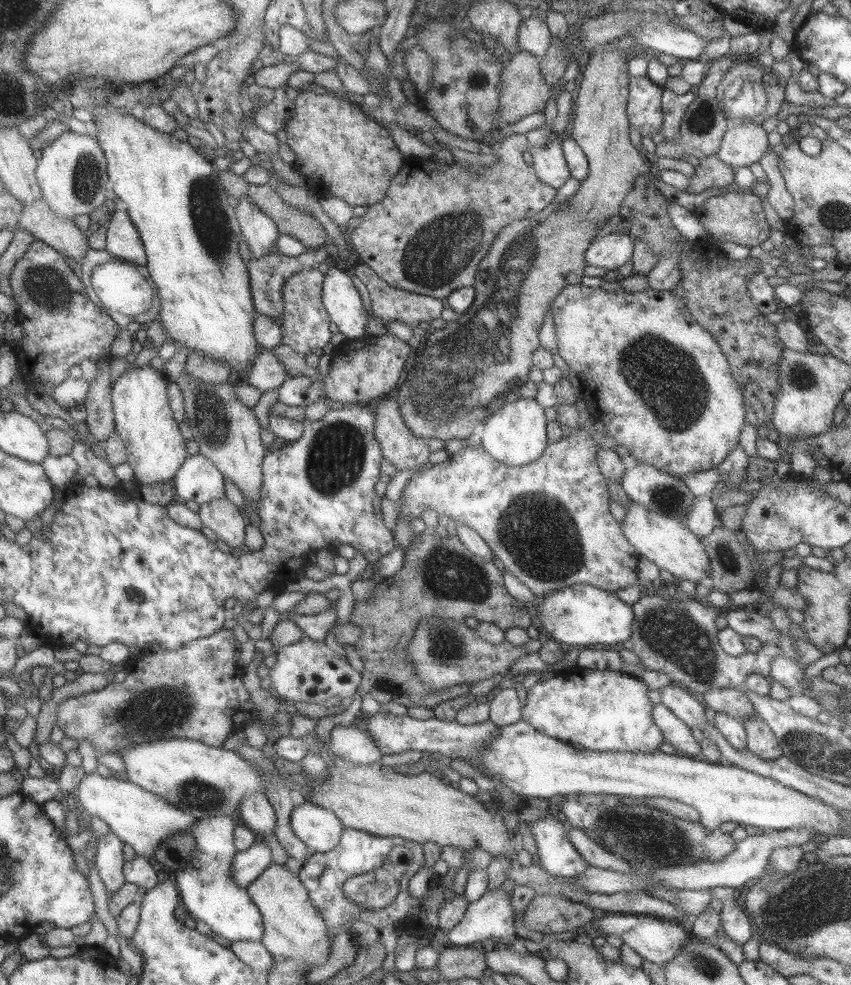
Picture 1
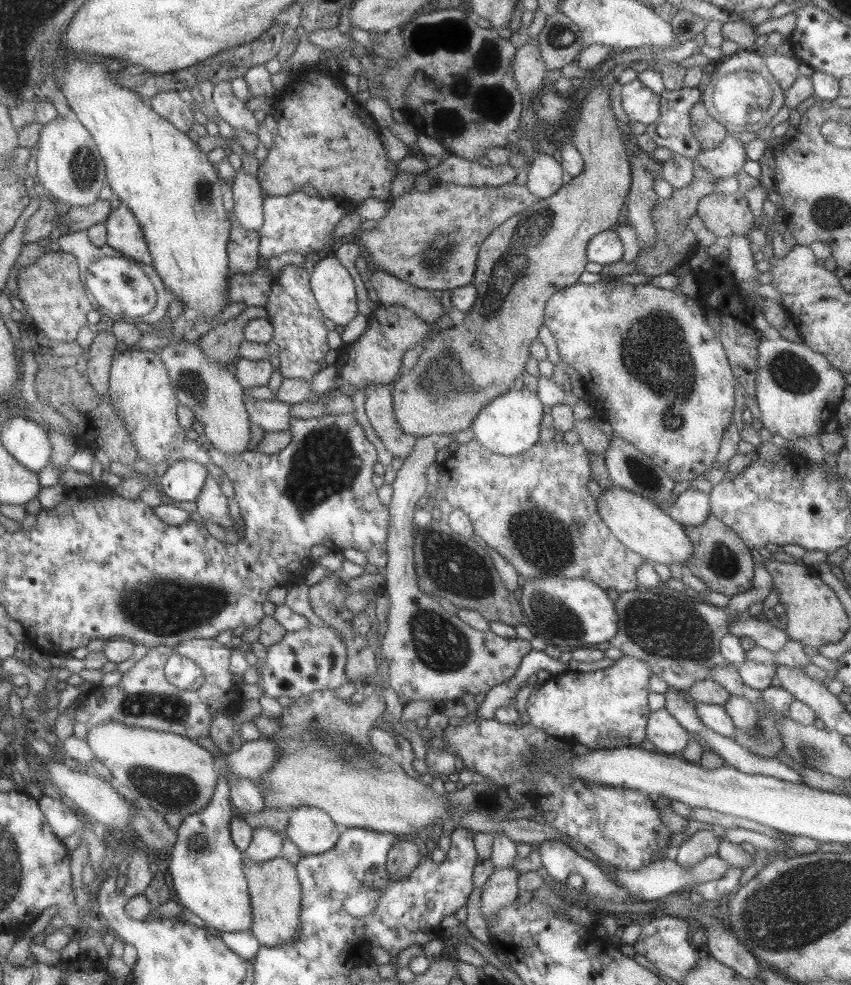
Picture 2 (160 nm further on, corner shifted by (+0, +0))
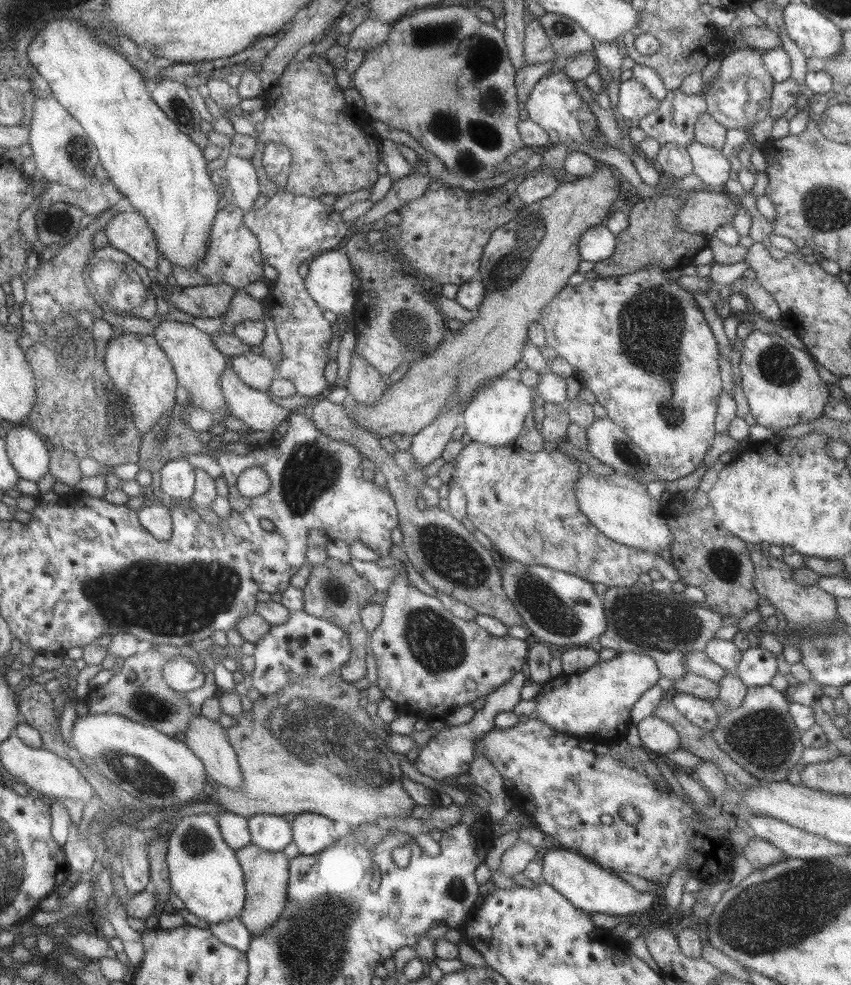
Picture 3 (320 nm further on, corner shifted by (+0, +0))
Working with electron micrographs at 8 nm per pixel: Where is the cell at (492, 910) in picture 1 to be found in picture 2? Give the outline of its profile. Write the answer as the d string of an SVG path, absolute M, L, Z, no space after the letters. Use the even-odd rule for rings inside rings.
M514 864L505 868L497 868L491 872L487 882L482 886L480 896L480 911L486 924L494 917L494 914L513 899L517 898L518 873Z

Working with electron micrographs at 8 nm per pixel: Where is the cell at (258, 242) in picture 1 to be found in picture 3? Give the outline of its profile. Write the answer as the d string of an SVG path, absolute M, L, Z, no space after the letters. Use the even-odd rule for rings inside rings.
M225 153L225 164L220 173L227 180L233 196L233 204L243 212L251 210L253 201L257 198L259 185L257 175L250 160Z

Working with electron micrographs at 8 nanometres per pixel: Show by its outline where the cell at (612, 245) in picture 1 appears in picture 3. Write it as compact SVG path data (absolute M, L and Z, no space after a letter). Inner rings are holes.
M595 225L585 229L576 243L580 260L597 262L610 256L616 237L606 226Z

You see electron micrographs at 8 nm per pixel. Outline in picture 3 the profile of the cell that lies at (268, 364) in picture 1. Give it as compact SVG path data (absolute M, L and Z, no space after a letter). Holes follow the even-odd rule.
M256 349L229 358L229 367L240 382L263 393L276 377L271 362Z

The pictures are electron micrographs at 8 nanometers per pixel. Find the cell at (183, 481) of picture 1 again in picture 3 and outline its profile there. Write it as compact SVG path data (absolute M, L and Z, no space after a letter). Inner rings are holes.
M184 459L165 462L158 471L161 479L160 489L169 498L190 498L194 491L194 468Z

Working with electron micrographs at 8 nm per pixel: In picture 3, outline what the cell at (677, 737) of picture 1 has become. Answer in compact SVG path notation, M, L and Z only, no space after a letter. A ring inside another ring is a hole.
M652 714L642 718L636 729L640 744L652 755L661 755L679 748L680 738L677 731L663 719Z

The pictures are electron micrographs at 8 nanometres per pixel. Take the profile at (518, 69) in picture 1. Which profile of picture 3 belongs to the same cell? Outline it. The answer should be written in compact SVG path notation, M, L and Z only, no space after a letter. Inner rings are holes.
M532 19L524 26L524 55L527 65L556 61L557 54L538 19Z

